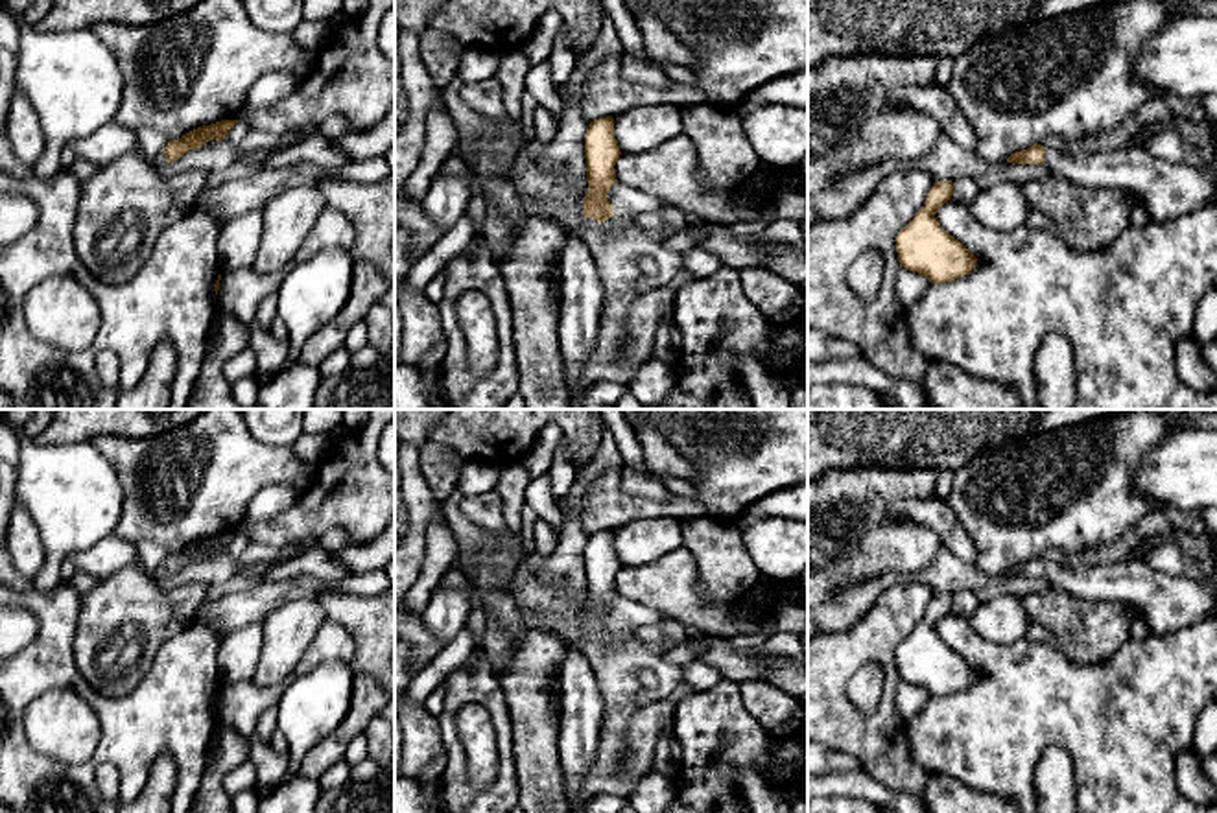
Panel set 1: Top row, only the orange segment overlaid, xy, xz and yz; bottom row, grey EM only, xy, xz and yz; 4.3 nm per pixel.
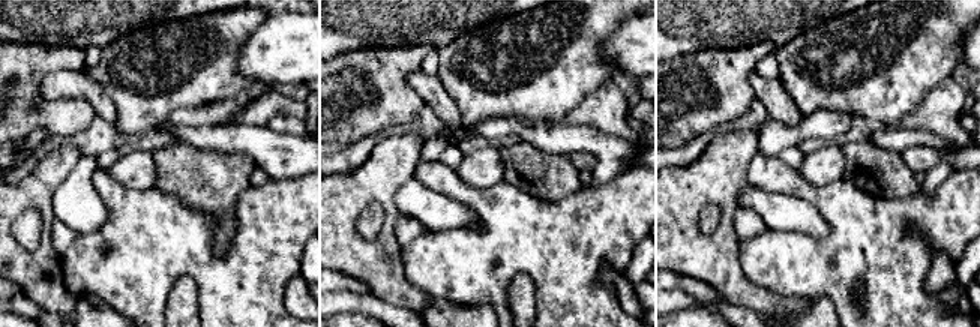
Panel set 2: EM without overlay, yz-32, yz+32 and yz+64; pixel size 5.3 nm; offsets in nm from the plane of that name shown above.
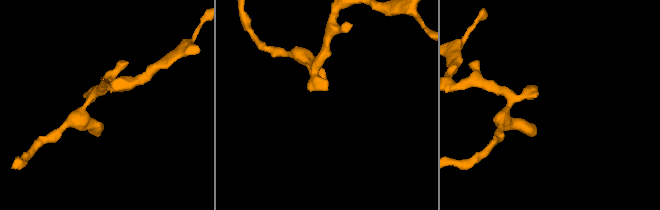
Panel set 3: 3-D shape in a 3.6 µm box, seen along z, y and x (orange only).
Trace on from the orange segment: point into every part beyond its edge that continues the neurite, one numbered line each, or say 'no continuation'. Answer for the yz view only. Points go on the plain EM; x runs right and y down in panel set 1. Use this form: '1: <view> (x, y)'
1: yz (1168, 603)

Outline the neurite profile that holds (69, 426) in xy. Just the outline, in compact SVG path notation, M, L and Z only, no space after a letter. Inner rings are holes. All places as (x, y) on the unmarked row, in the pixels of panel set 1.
M53 409L52 424L35 439L42 446L90 442L100 435L151 439L177 430L207 409Z

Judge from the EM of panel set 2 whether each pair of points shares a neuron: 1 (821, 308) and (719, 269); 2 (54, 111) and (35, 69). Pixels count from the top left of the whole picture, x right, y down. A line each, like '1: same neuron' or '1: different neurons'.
1: different neurons
2: same neuron

